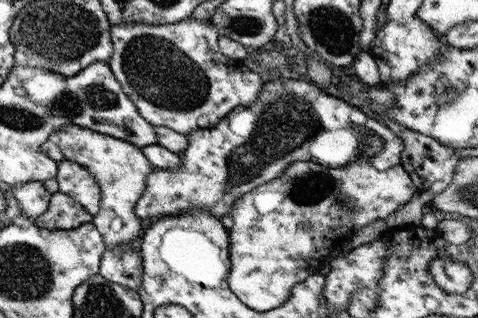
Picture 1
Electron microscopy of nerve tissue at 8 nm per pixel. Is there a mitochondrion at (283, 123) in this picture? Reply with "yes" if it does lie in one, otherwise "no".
yes

